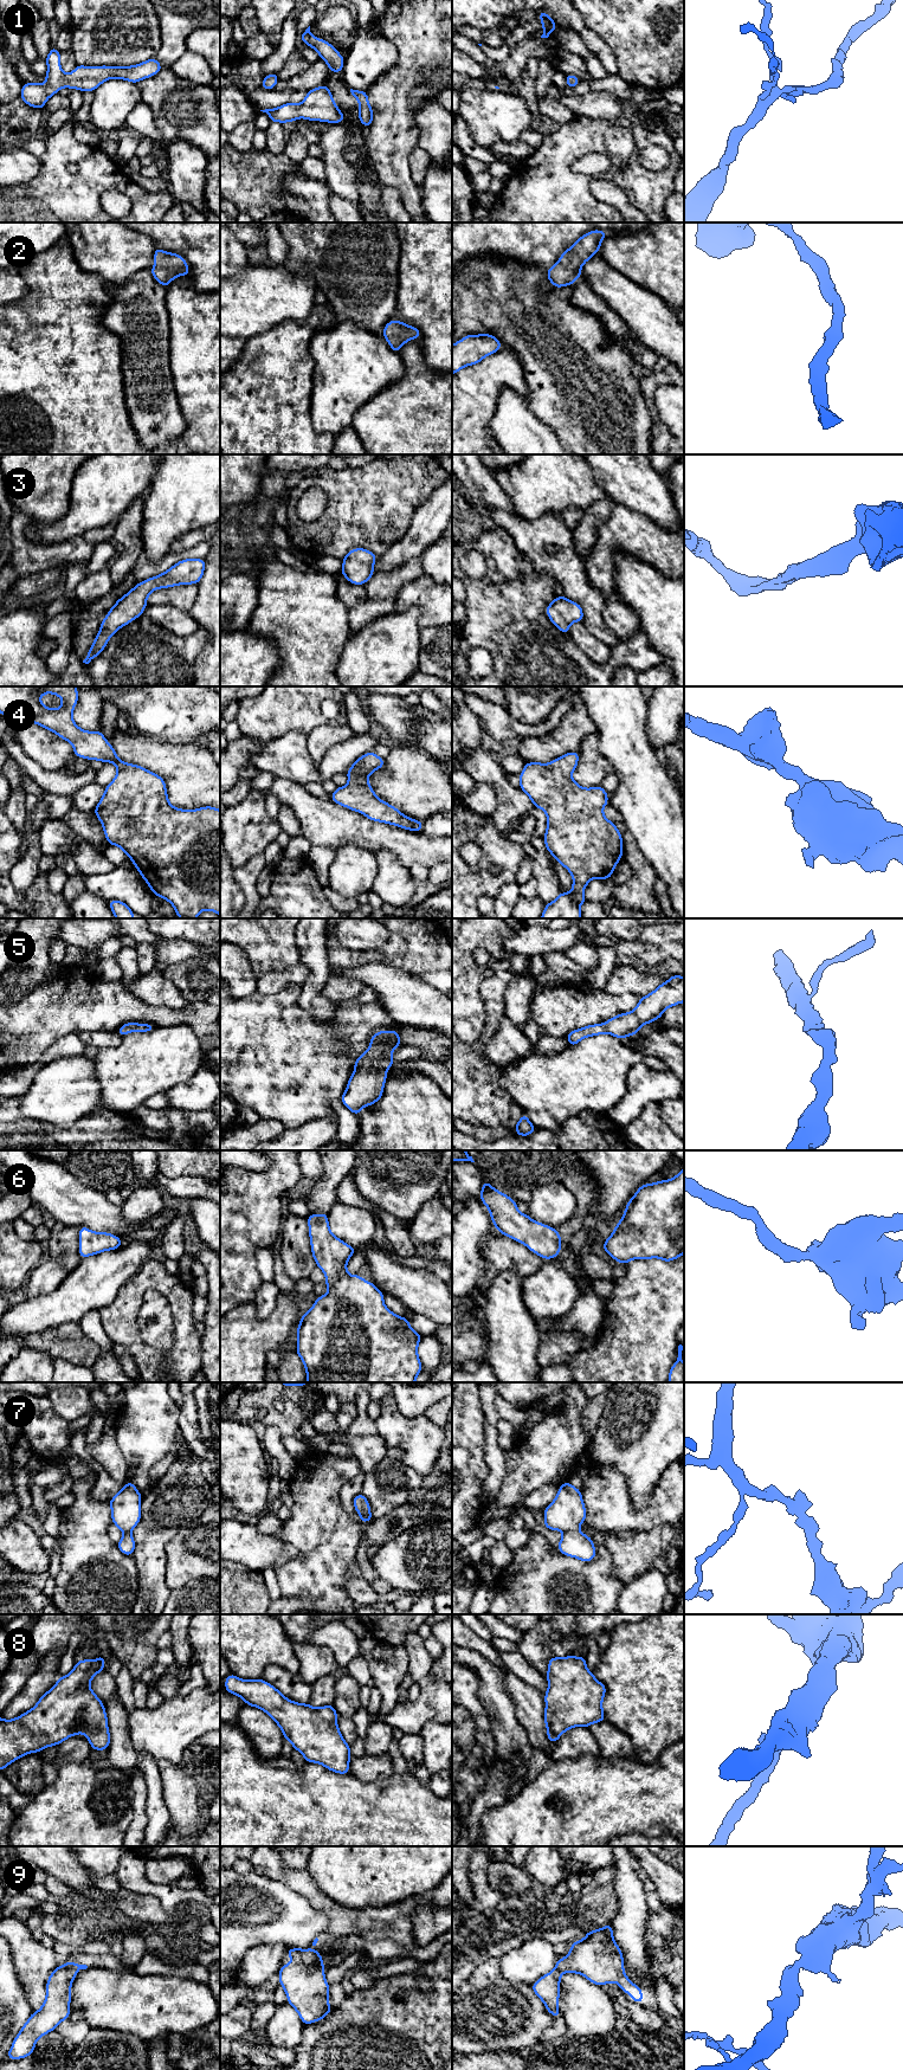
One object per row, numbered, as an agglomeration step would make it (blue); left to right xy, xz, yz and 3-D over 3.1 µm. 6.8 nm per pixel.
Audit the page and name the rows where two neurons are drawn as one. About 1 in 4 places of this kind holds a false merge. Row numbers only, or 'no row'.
no row

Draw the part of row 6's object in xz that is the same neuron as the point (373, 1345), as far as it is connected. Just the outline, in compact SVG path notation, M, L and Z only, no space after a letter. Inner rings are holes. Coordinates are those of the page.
M327 1213L320 1214L310 1214L308 1218L309 1225L309 1237L311 1244L311 1253L316 1262L316 1266L318 1266L325 1275L325 1285L328 1287L329 1291L317 1297L314 1305L310 1308L309 1311L303 1314L298 1329L296 1330L297 1335L297 1347L296 1352L301 1360L304 1363L305 1372L307 1372L307 1381L308 1382L415 1382L417 1376L423 1371L423 1366L420 1359L418 1356L418 1344L420 1342L421 1335L411 1328L408 1317L400 1317L392 1313L383 1303L385 1295L375 1287L373 1282L367 1282L359 1275L349 1275L347 1272L347 1262L354 1255L356 1249L348 1245L343 1240L338 1239L330 1232L329 1221Z

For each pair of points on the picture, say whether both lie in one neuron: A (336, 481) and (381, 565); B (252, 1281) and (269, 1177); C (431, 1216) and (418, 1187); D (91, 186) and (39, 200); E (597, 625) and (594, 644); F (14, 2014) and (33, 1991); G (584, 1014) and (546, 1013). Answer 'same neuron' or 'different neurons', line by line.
A: different neurons
B: same neuron
C: different neurons
D: same neuron
E: different neurons
F: different neurons
G: same neuron

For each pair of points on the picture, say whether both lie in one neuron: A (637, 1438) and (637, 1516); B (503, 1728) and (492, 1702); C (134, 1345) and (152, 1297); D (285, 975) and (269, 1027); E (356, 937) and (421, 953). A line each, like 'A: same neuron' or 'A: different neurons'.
A: different neurons
B: same neuron
C: different neurons
D: different neurons
E: different neurons

